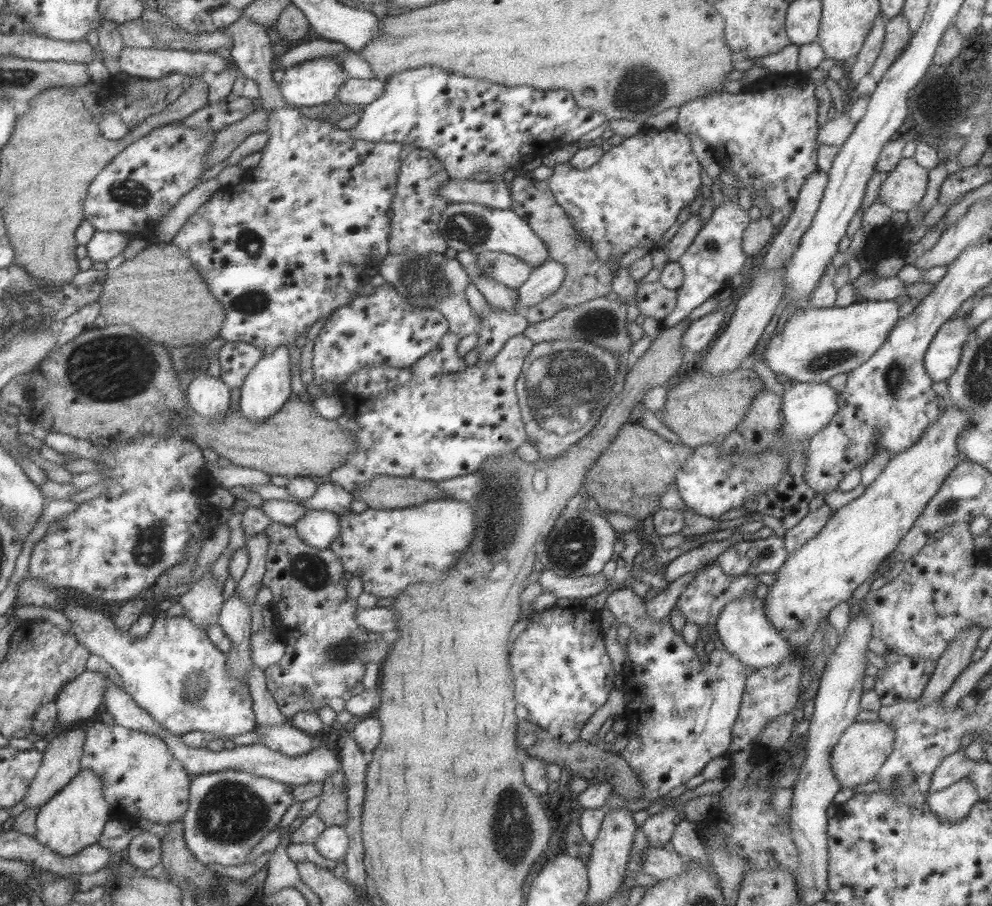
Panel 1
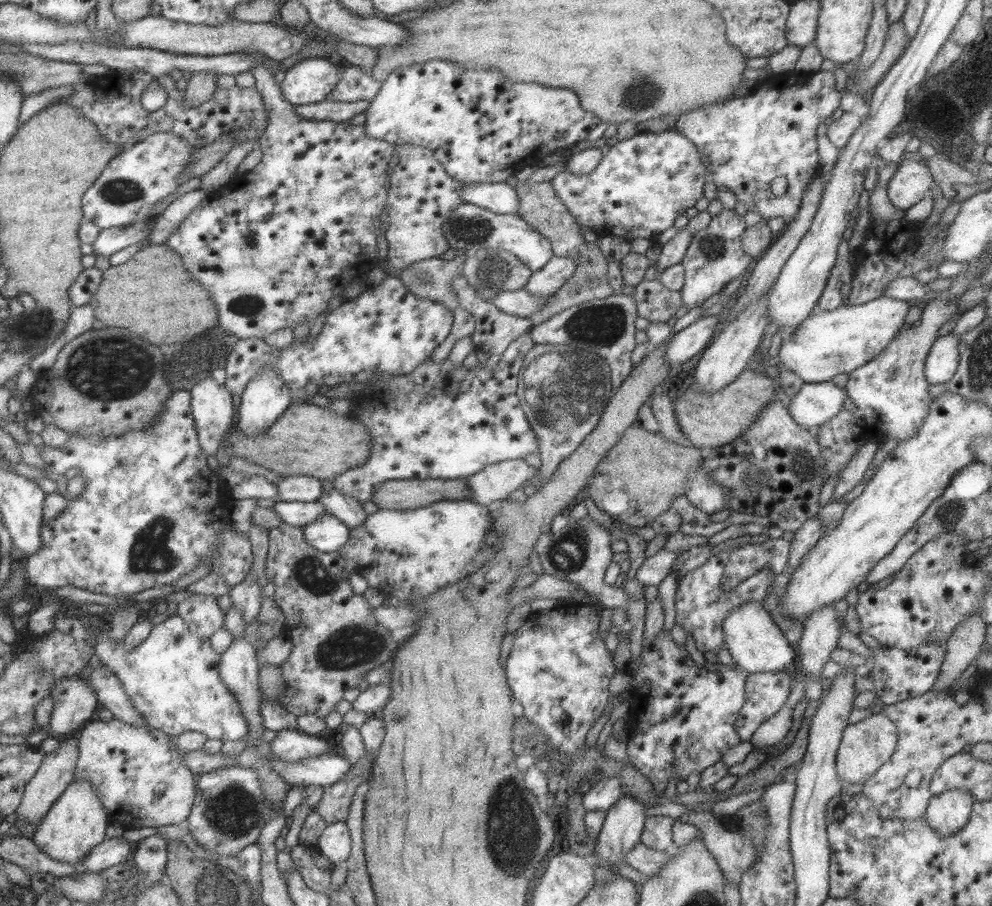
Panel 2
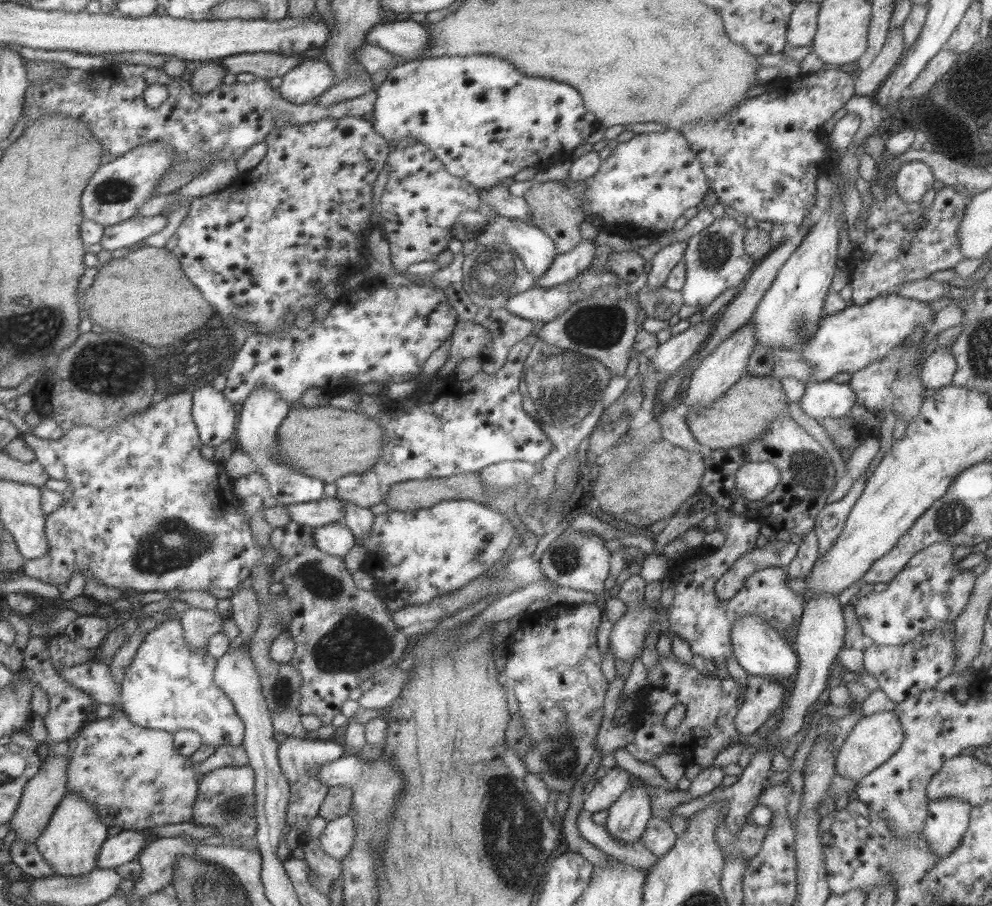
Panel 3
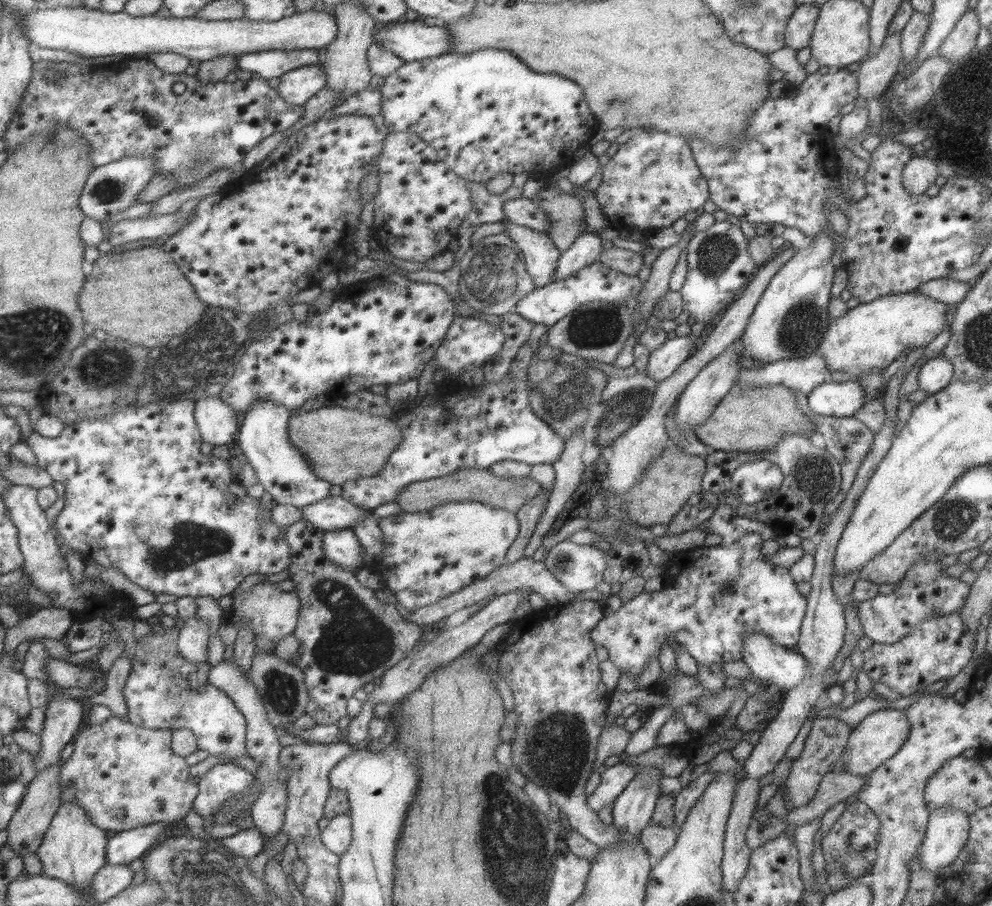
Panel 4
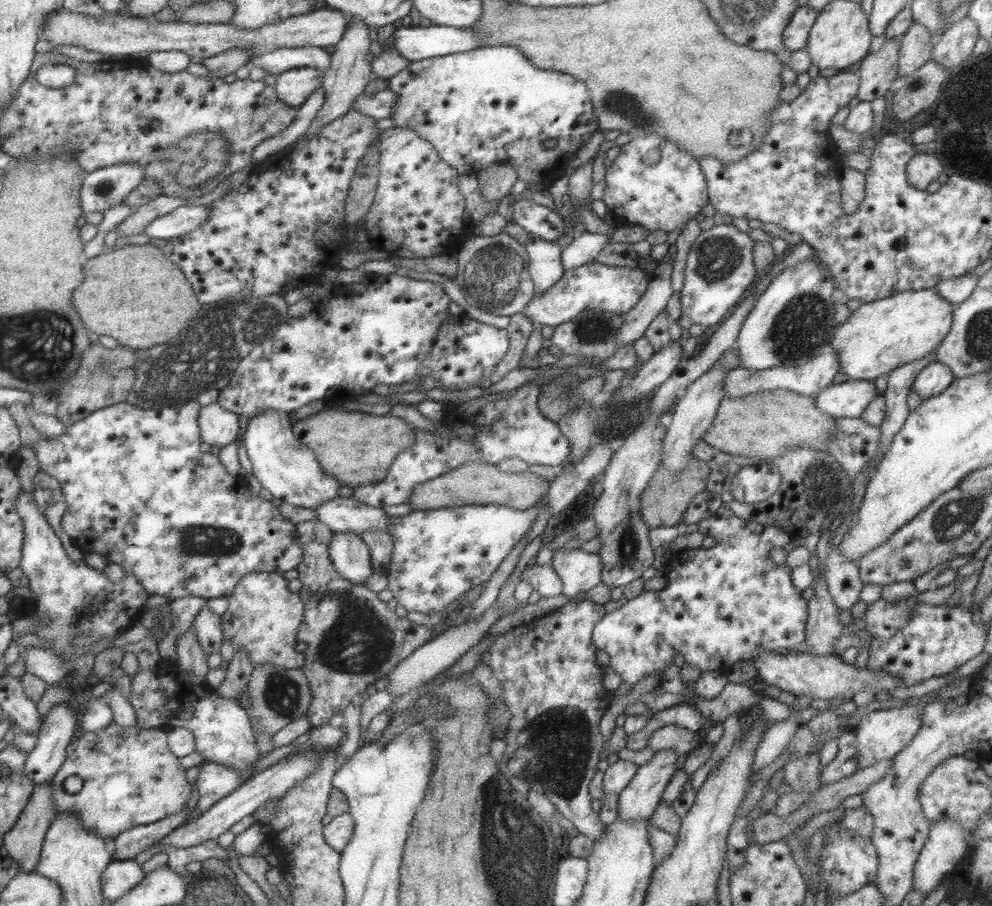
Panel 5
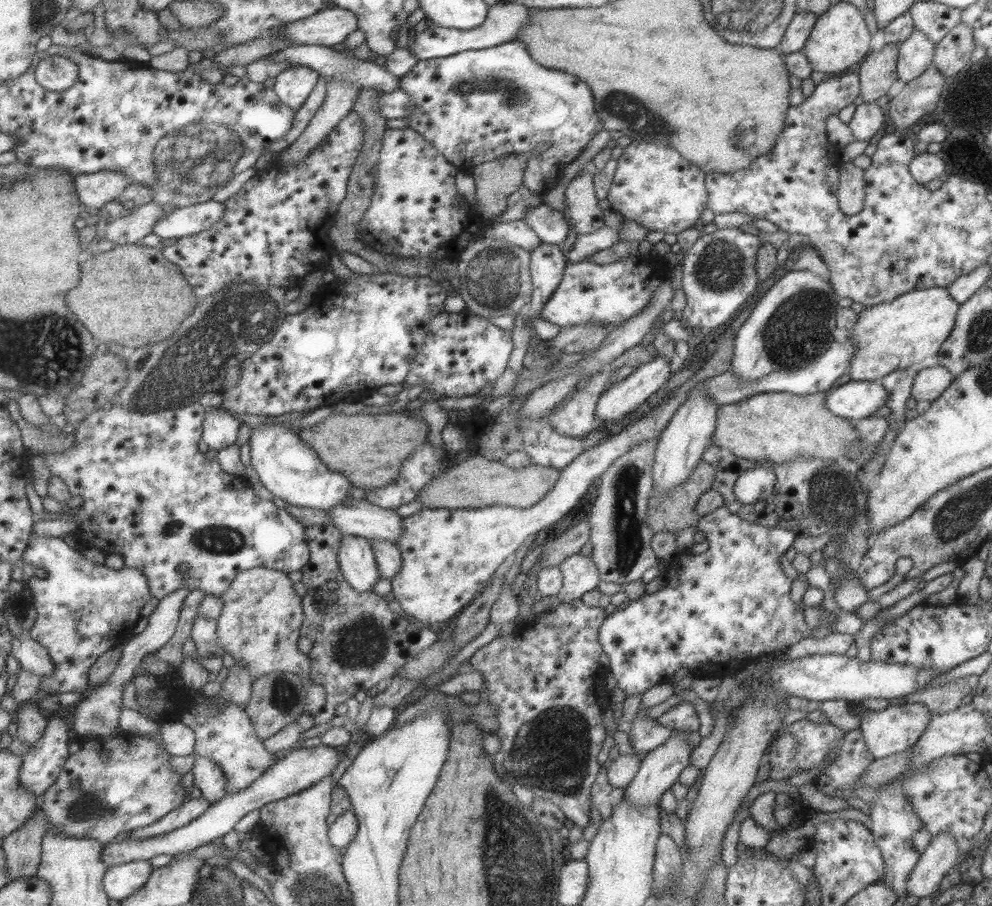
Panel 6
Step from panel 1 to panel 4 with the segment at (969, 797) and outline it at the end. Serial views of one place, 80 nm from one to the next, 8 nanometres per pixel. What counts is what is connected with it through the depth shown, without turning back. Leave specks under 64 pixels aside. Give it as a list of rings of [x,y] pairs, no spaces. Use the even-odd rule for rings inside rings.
[[[939,807],[928,811],[925,834],[923,835],[920,851],[918,852],[920,867],[925,872],[933,872],[933,876],[935,876],[935,872],[939,868],[949,866],[957,858],[957,854],[961,852],[961,848],[964,848],[968,832],[968,817],[963,811],[953,807]]]

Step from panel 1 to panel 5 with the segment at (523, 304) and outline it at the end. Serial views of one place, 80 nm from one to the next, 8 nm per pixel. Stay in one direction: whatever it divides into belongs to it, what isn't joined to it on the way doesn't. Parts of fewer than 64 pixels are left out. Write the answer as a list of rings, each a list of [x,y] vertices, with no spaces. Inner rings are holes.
[[[583,231],[562,249],[560,254],[562,269],[566,271],[593,261],[600,250],[609,243],[609,237],[606,234]]]

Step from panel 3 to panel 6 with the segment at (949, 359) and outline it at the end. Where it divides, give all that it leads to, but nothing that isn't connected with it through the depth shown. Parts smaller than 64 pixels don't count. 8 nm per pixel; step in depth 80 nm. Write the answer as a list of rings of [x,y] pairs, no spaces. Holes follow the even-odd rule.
[[[942,366],[919,370],[911,384],[910,398],[918,401],[933,402],[939,398],[952,382],[952,375]]]

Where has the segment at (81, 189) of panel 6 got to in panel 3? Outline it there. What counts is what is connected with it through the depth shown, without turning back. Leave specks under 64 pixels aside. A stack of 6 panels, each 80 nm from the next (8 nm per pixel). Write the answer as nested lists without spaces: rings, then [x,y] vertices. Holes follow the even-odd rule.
[[[145,143],[125,152],[124,155],[100,164],[88,180],[80,196],[82,218],[103,227],[137,216],[137,211],[154,194],[158,180],[169,171],[176,154],[165,143]]]

